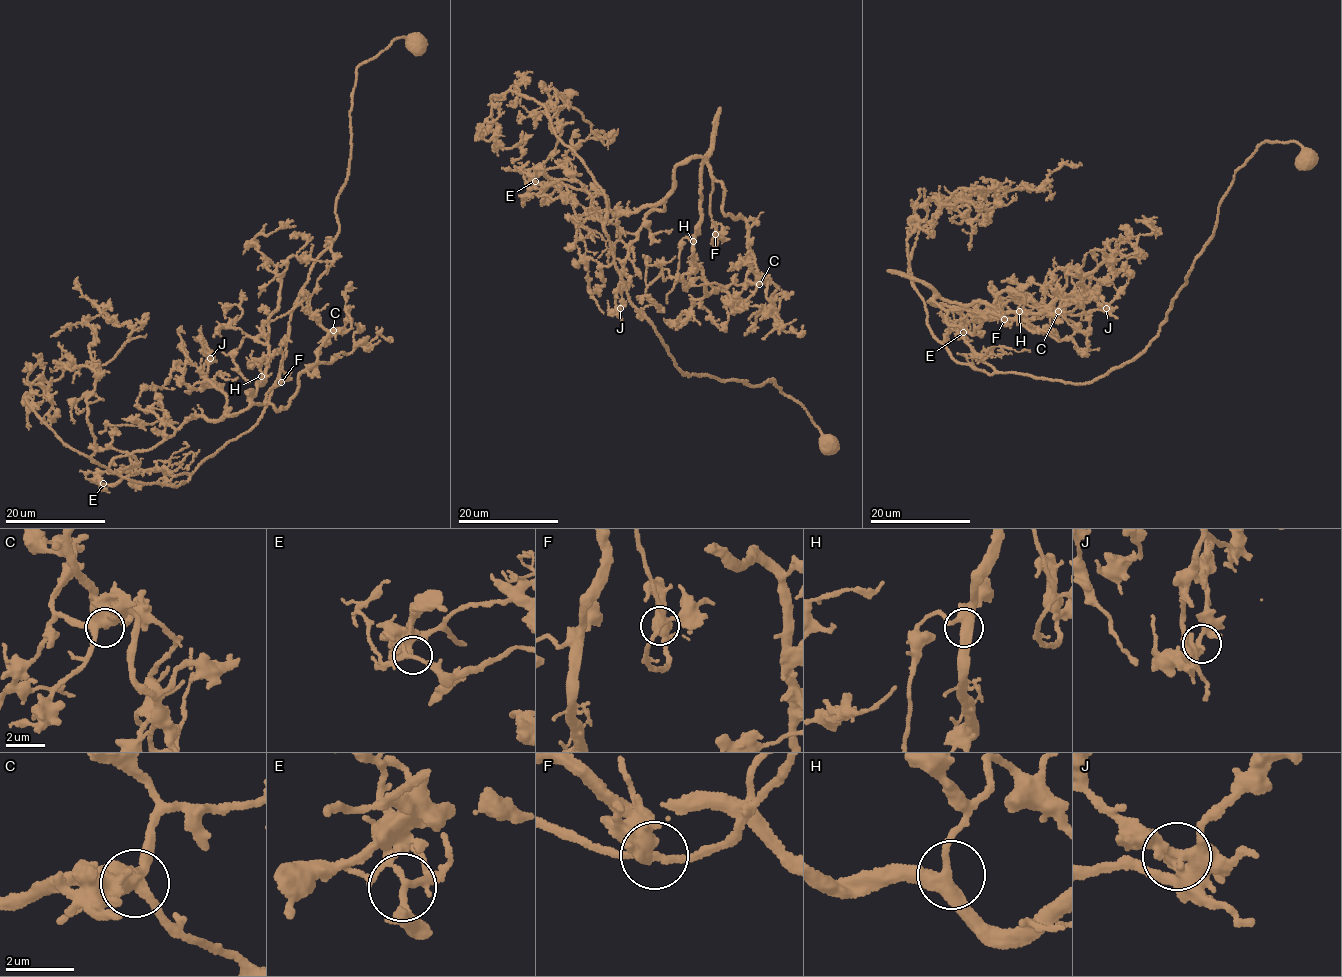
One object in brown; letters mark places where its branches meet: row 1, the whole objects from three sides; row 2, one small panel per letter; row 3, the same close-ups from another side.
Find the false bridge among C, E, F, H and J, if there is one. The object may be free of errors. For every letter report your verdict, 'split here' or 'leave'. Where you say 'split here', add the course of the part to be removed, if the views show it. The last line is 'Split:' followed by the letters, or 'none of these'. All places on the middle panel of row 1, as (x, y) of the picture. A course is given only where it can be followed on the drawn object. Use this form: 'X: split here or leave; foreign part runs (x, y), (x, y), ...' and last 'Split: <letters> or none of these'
C: leave
E: split here; foreign part runs (535, 180), (571, 179), (586, 190), (630, 304), (684, 374), (761, 385), (773, 378), (835, 452)
F: leave
H: leave
J: leave
Split: E

